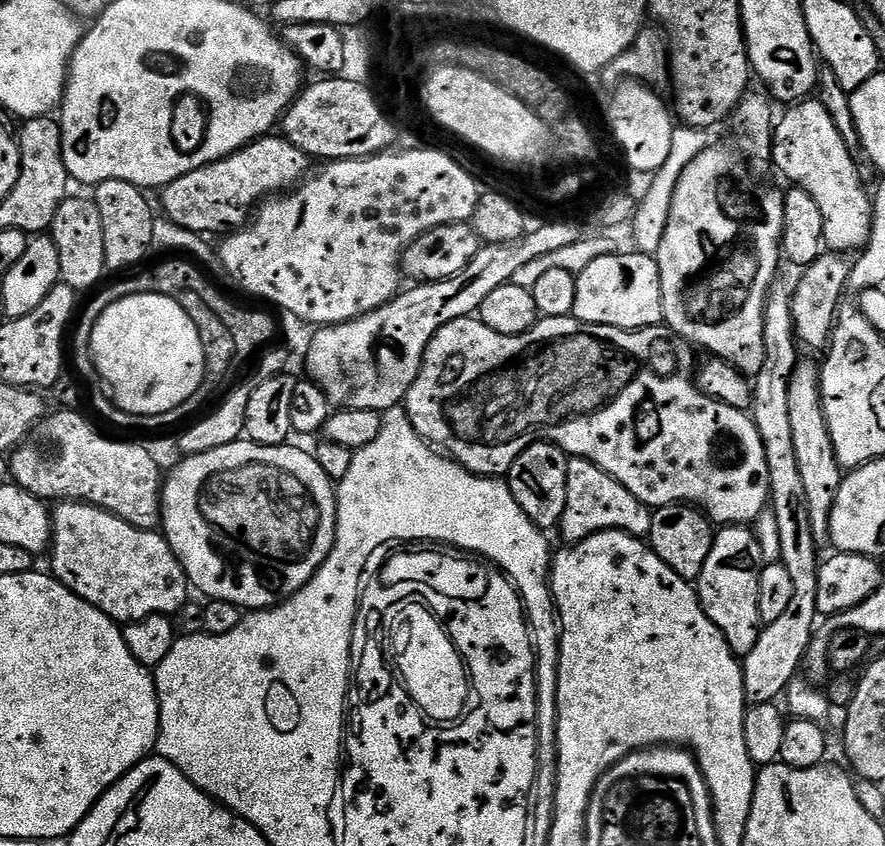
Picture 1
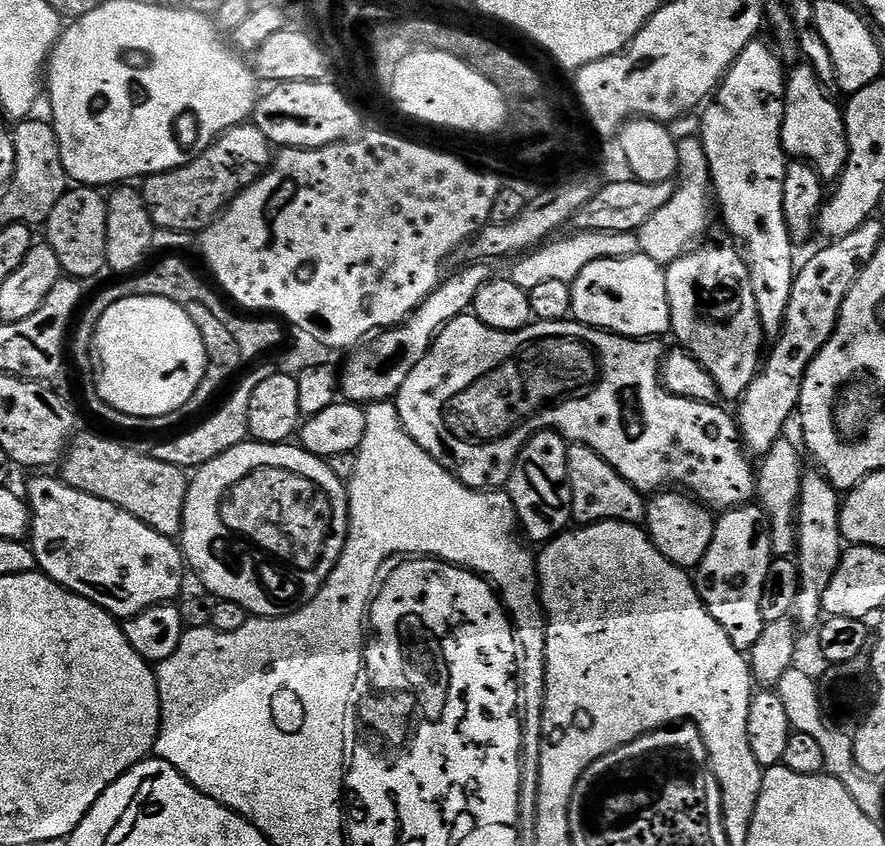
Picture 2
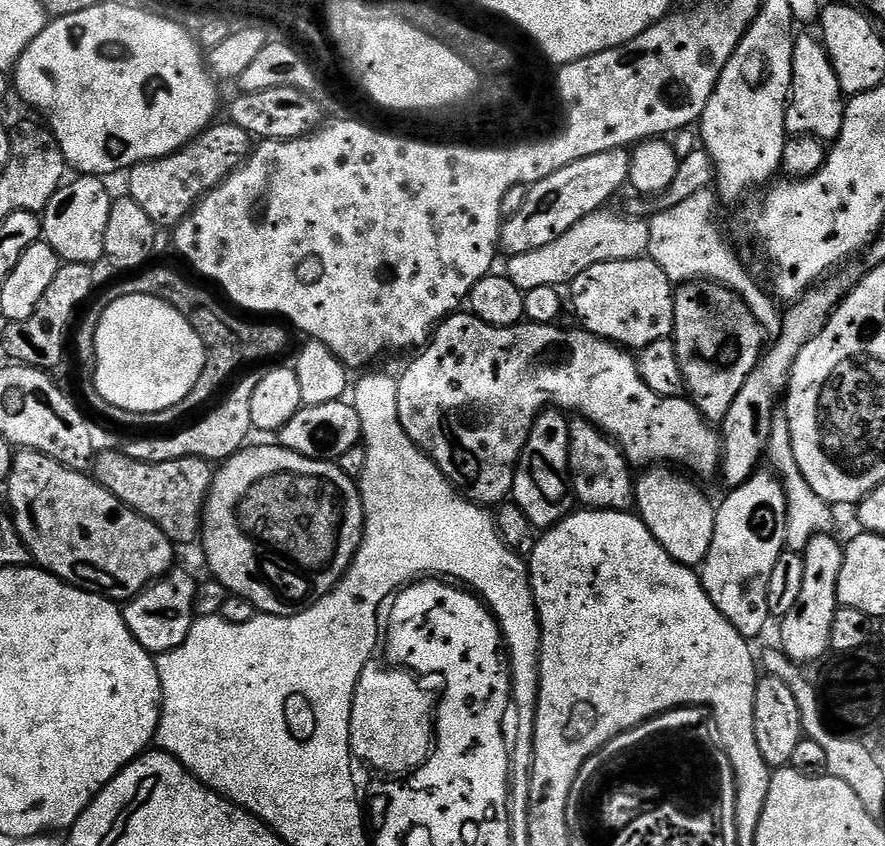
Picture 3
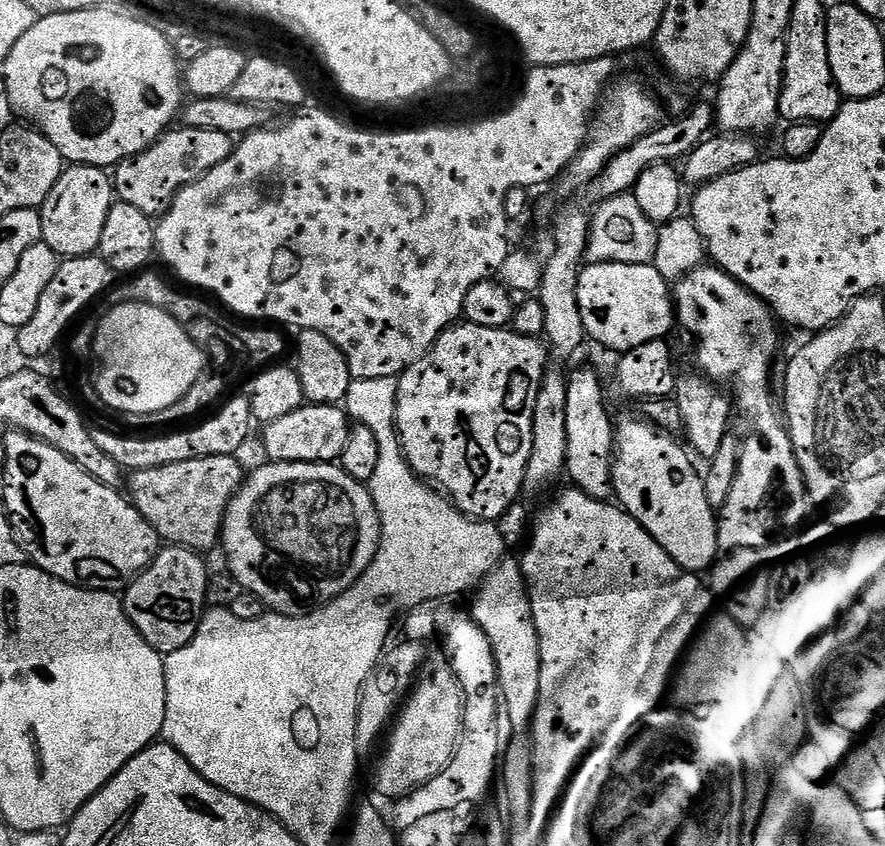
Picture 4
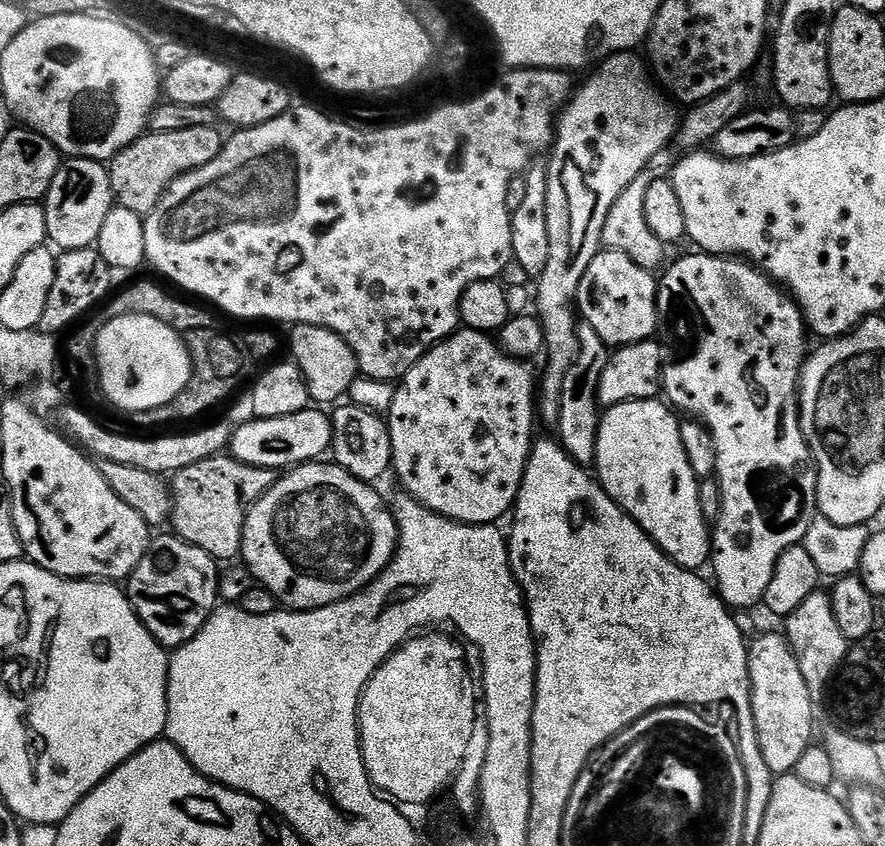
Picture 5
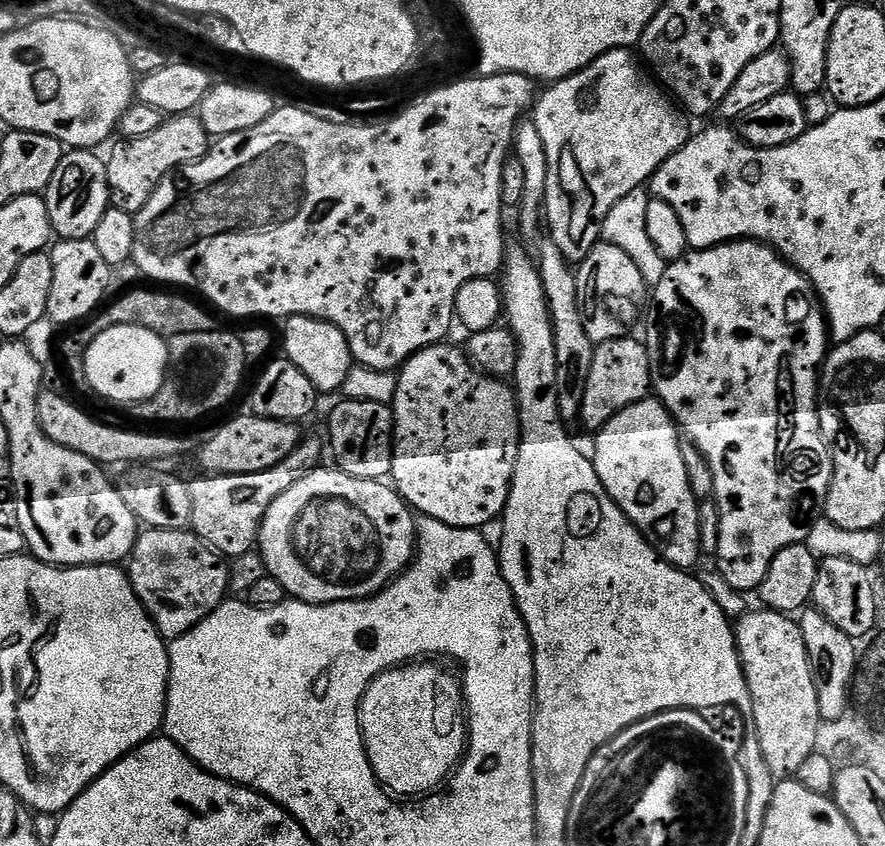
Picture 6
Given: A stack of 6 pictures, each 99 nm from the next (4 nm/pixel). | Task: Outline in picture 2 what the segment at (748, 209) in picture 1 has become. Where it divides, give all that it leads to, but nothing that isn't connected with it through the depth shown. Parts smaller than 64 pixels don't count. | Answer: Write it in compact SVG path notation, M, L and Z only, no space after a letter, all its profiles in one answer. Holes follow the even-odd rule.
M731 243L703 244L667 265L666 294L670 302L671 335L677 336L679 347L691 352L711 374L720 387L721 397L736 402L756 379L762 364L760 343L765 343L766 337L754 302L750 270L741 249Z

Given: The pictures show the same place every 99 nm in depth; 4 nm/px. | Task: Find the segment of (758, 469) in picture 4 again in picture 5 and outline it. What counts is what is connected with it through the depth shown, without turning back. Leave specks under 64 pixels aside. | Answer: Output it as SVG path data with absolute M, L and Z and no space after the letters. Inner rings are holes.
M695 254L696 256L684 256L663 269L658 280L656 290L656 314L657 317L668 319L668 325L663 325L662 332L672 336L676 343L676 352L680 357L669 363L662 373L662 392L667 403L677 413L687 414L708 427L708 433L712 435L712 441L716 443L716 474L715 479L720 481L720 493L722 494L722 514L715 521L714 535L712 536L712 555L710 568L716 571L714 587L721 600L732 610L752 610L755 604L759 605L766 594L766 586L770 586L770 578L774 578L774 566L780 555L790 546L801 543L810 530L812 521L817 519L816 506L816 461L812 459L812 451L808 449L806 438L802 434L800 425L800 401L798 389L800 386L800 369L803 368L806 357L809 355L808 336L810 329L800 310L799 304L792 299L785 289L766 273L760 271L755 264L744 258L731 256L709 256L707 254Z

